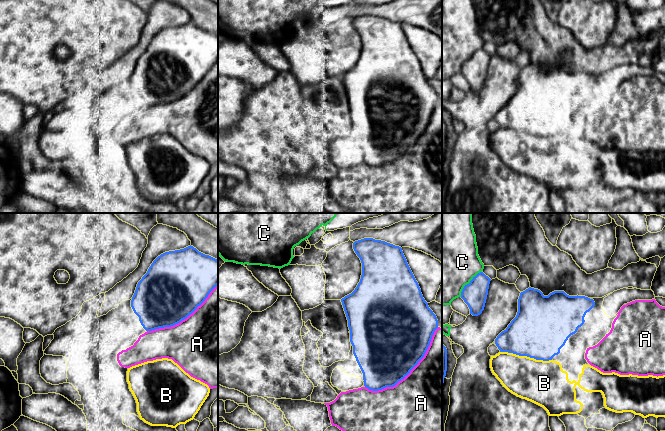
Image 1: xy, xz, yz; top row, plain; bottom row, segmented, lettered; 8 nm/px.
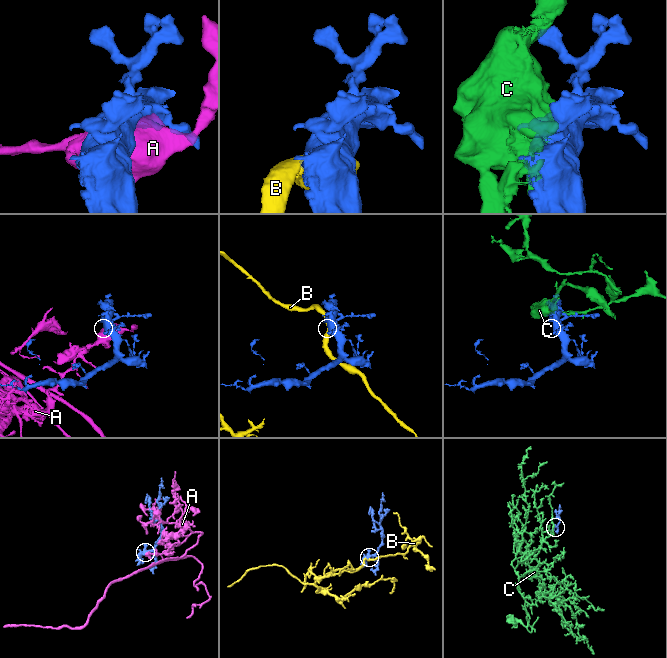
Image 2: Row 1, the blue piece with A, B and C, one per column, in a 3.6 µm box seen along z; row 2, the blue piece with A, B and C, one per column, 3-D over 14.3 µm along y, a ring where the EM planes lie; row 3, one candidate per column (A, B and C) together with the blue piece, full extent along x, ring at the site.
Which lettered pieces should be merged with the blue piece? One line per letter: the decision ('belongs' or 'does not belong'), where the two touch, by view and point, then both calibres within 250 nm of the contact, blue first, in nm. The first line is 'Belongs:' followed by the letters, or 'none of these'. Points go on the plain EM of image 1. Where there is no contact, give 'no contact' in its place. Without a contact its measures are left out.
Belongs: none of these
A: does not belong; meets blue in xz at (409, 148); 500 nm thick on the blue side, 500 nm on the other
B: does not belong; meets blue in yz at (526, 131); 460 nm thick on the blue side, 360 nm on the other
C: does not belong; meets blue in yz at (467, 60); 200 nm thick on the blue side, 500 nm on the other

